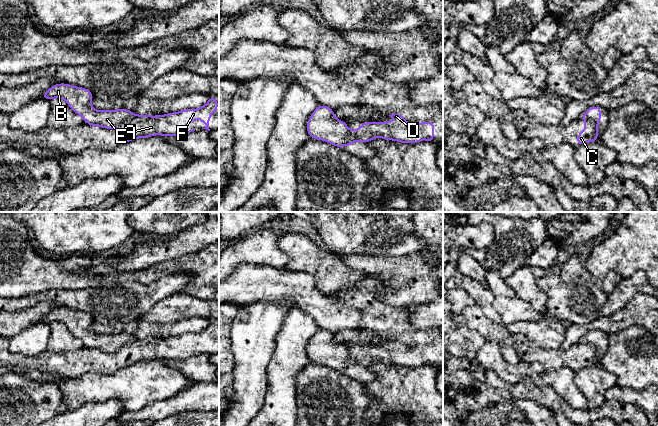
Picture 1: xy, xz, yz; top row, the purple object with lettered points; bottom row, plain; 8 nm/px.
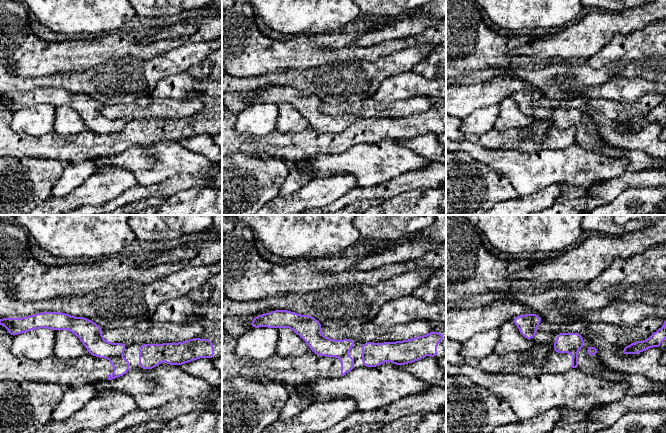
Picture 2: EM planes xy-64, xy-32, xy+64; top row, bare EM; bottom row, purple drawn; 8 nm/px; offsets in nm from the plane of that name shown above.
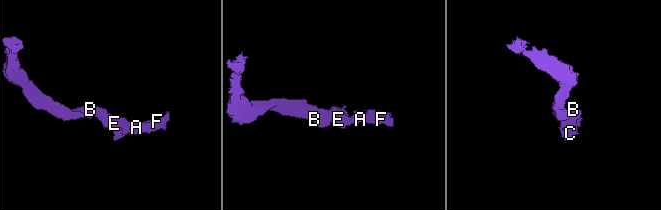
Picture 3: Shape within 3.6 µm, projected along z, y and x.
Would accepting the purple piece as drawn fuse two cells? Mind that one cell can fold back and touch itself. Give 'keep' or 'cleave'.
cleave

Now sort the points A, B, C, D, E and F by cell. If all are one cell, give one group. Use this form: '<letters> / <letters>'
A C D F / B E

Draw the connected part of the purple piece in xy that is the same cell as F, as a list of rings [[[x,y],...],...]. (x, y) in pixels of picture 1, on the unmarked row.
[[[210,319],[209,325],[204,330],[202,330],[198,333],[185,333],[180,336],[173,336],[173,337],[168,337],[166,339],[157,339],[157,340],[133,338],[130,342],[128,342],[127,344],[125,344],[123,347],[121,347],[119,349],[120,350],[120,368],[124,368],[126,366],[132,365],[137,362],[147,362],[147,361],[151,361],[154,359],[162,359],[162,360],[183,360],[183,359],[186,359],[192,355],[195,355],[195,353],[188,355],[186,352],[186,347],[188,345],[193,347],[197,342],[200,342],[202,347],[206,349],[206,351],[202,352],[202,353],[206,353],[206,354],[210,355],[210,353],[208,351],[210,348],[210,339],[212,337],[216,337],[217,334],[218,334],[218,325],[214,321],[214,319]]]

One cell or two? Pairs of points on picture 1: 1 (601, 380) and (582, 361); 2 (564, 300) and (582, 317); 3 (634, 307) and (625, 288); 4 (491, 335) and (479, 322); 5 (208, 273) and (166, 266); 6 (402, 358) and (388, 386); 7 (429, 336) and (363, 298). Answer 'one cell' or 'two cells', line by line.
1: two cells
2: one cell
3: two cells
4: one cell
5: one cell
6: two cells
7: one cell

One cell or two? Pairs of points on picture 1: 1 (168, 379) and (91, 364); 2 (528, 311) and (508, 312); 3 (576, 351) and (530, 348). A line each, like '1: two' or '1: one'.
1: two
2: one
3: one

